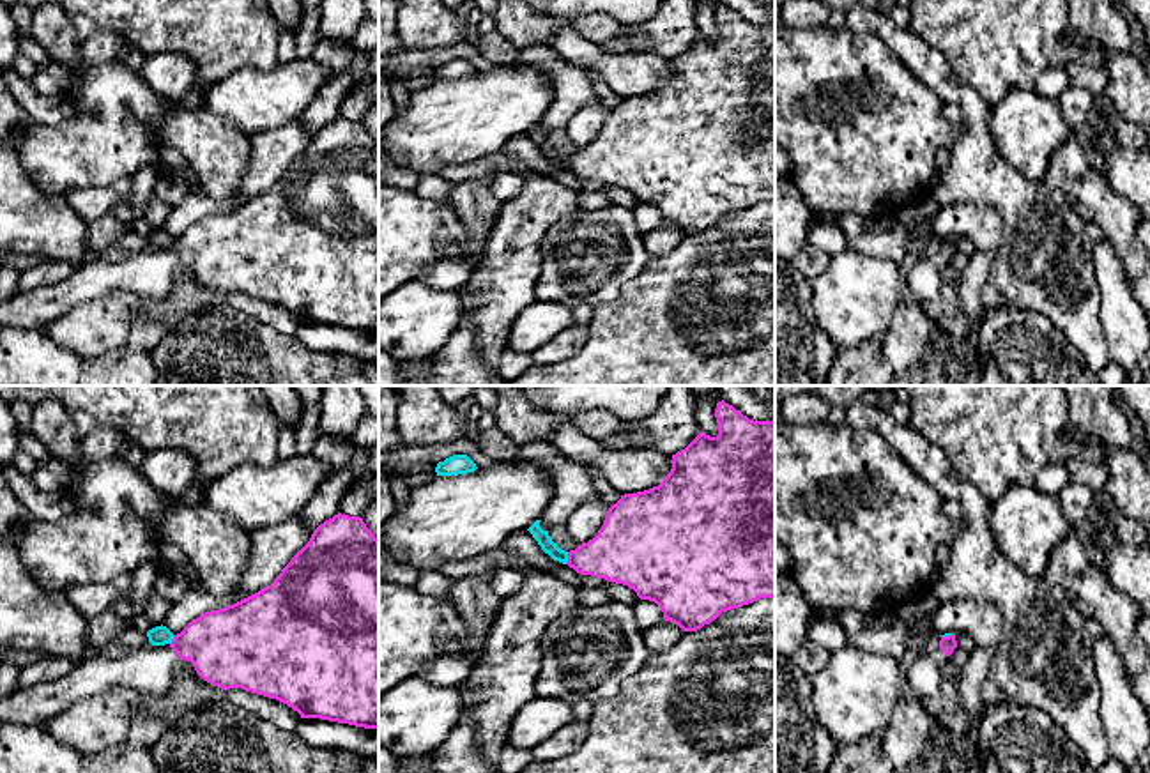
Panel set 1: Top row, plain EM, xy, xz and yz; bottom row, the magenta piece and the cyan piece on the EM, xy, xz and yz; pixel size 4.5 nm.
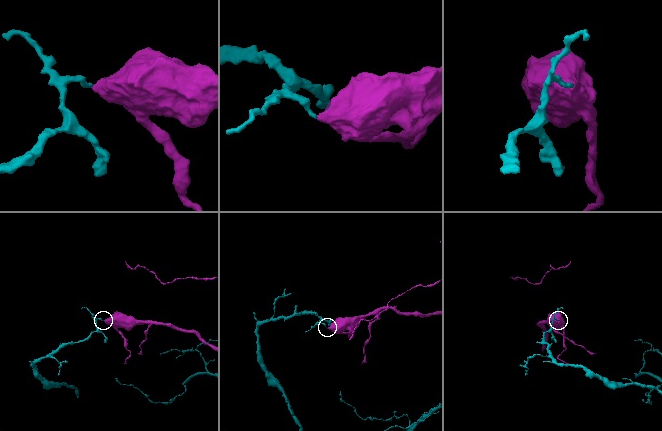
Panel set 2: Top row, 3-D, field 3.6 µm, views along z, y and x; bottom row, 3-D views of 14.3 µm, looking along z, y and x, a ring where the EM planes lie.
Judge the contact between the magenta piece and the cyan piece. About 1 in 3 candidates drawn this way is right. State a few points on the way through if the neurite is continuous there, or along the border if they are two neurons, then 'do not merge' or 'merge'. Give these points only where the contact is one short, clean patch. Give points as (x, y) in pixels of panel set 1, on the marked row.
along xz (568, 552), (565, 563) | do not merge

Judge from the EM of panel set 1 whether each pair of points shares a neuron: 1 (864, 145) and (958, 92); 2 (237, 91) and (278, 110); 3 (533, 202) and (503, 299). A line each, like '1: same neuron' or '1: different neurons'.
1: different neurons
2: same neuron
3: same neuron

